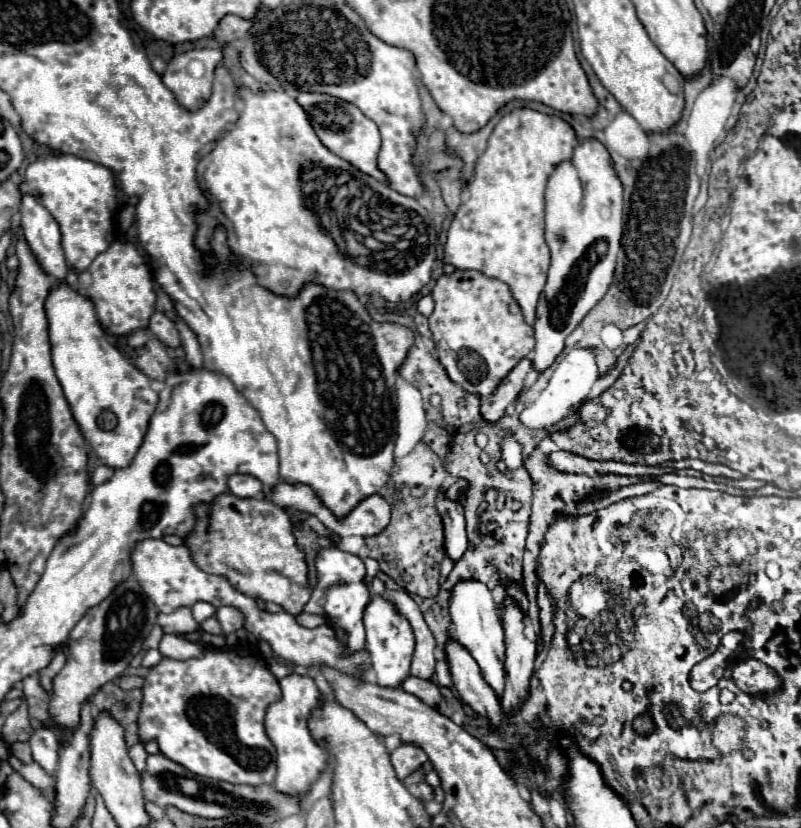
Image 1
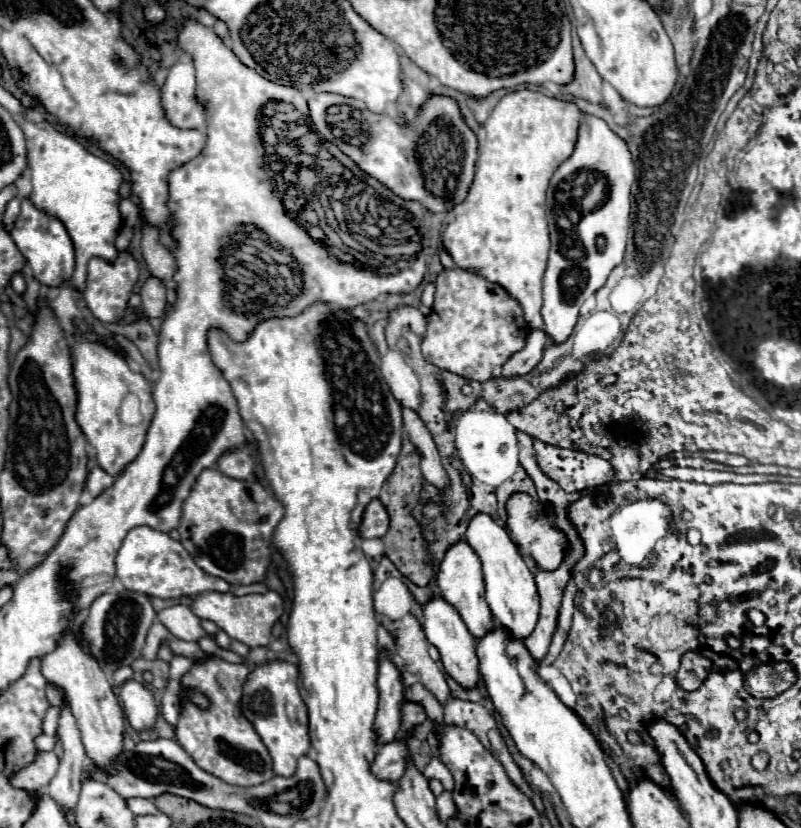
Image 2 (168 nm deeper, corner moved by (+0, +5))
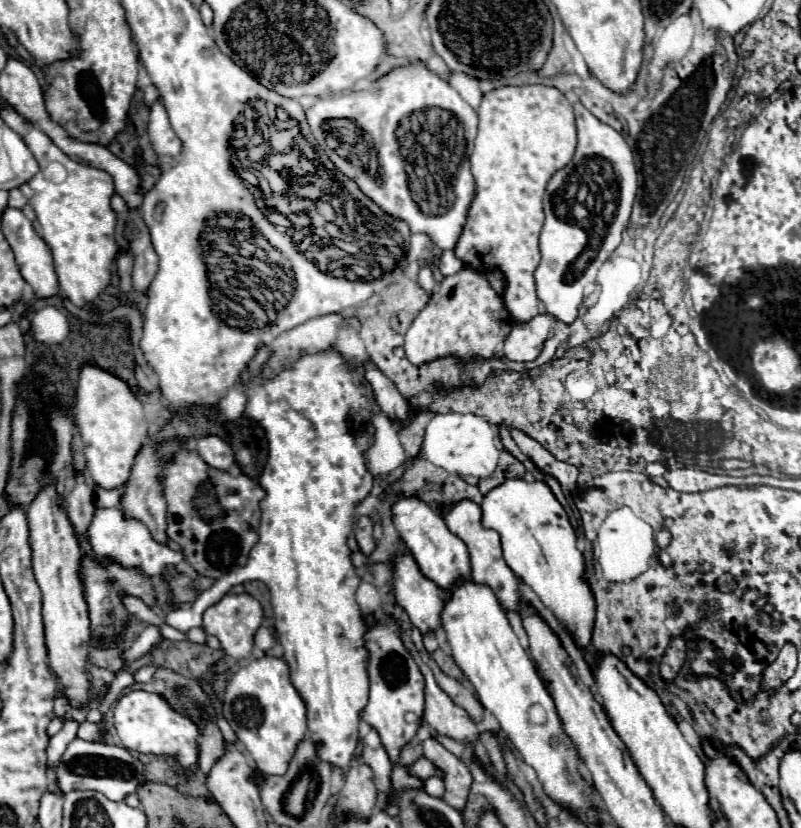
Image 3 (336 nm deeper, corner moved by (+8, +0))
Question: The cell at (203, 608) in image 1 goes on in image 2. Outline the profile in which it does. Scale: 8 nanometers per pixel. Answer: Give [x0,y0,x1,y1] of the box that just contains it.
[192,591,282,647]

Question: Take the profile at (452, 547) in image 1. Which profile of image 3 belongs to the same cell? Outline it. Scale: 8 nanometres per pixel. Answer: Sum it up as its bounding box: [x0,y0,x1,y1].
[364,362,408,422]

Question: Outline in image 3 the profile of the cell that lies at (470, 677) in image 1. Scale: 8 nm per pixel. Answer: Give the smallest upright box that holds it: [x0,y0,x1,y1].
[394,554,444,632]

